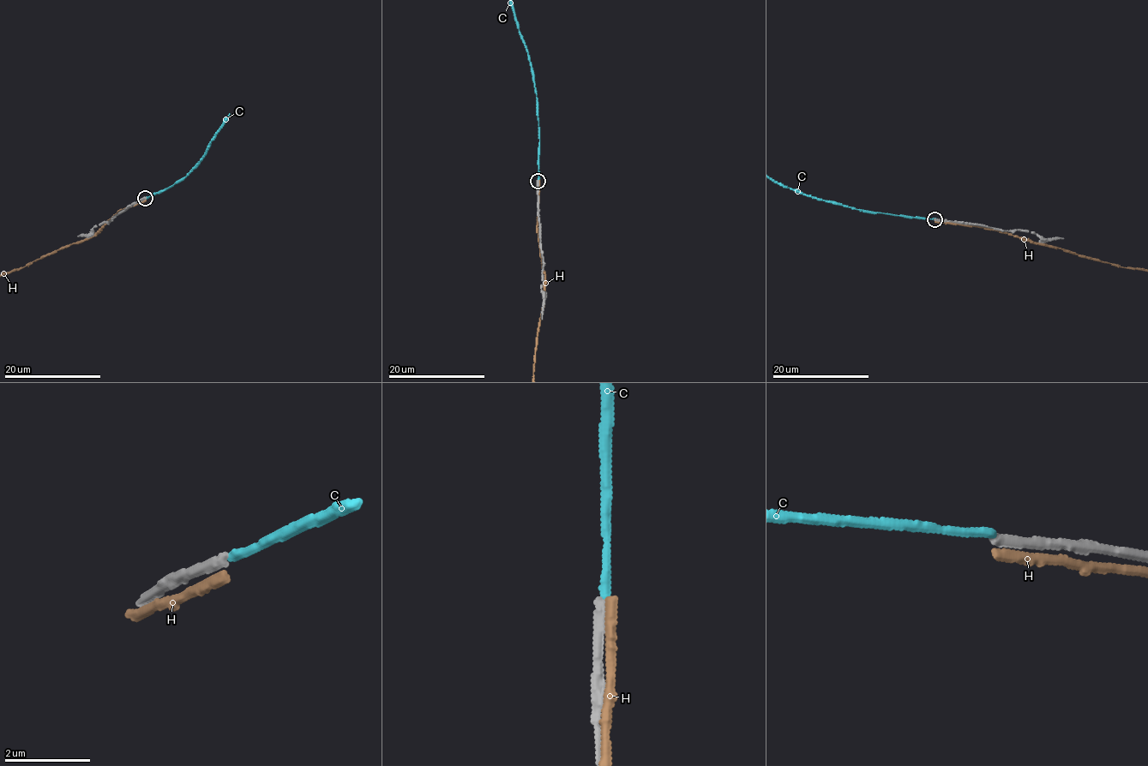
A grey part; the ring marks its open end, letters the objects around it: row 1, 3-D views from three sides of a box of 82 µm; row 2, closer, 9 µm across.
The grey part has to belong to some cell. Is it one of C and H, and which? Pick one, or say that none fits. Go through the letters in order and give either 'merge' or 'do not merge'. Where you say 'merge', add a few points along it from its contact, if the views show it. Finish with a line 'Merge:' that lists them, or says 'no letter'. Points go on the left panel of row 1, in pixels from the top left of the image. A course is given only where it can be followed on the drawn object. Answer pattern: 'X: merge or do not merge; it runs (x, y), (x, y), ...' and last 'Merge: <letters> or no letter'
C: do not merge
H: do not merge
Merge: no letter

